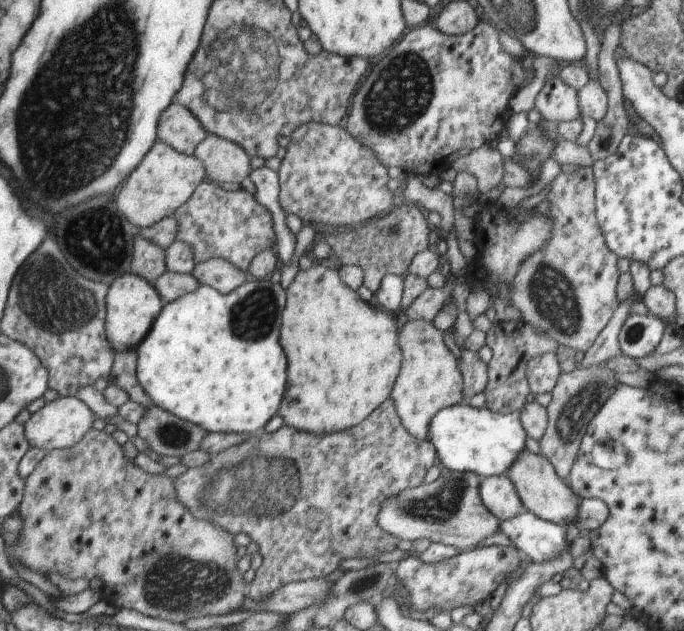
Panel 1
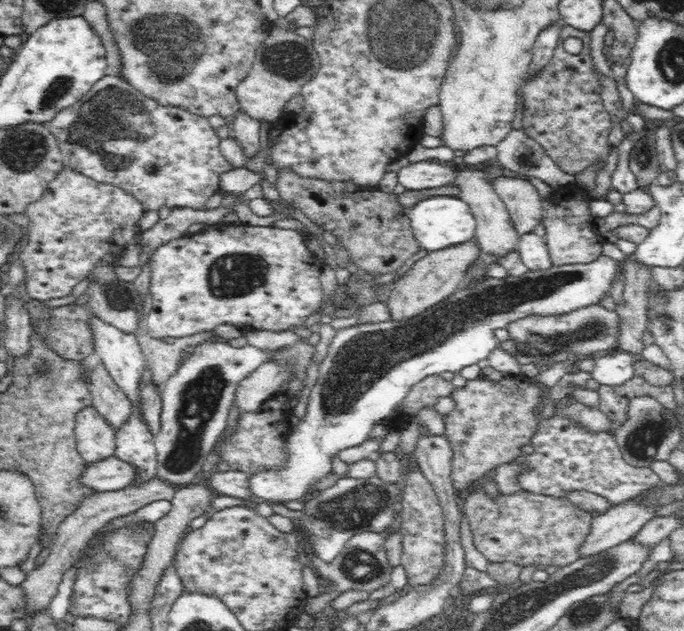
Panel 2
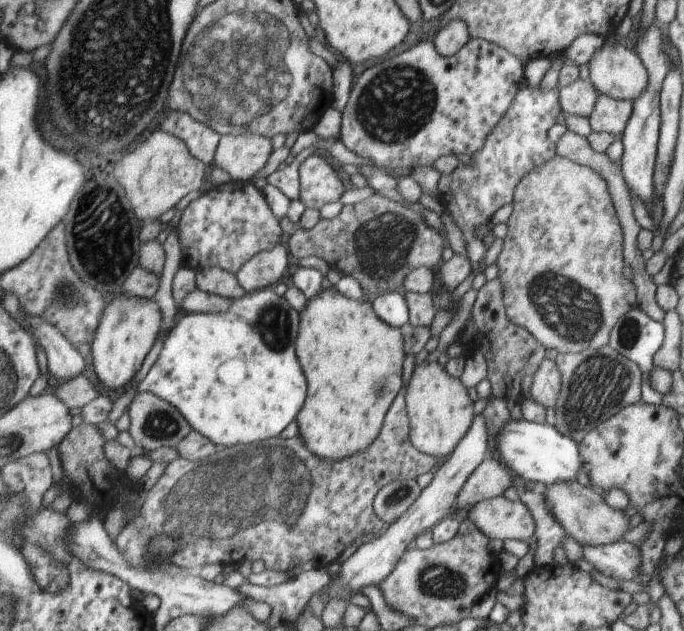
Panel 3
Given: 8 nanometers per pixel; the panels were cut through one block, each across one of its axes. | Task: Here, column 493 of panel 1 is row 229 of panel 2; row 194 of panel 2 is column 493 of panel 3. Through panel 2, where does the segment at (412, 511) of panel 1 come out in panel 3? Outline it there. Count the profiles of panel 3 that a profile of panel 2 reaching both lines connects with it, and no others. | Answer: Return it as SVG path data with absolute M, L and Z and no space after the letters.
M503 495L478 502L456 515L472 521L476 529L490 539L515 539L527 543L533 534L533 520L527 508L521 501L509 501Z

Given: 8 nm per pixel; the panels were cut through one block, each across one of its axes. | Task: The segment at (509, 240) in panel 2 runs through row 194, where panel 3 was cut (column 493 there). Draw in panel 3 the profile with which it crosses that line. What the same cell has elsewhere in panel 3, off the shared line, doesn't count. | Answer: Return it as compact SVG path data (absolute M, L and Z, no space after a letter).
M486 456L464 482L457 493L453 506L453 514L462 514L471 505L486 501L503 494L505 488L514 480L510 470L497 462L495 458Z

